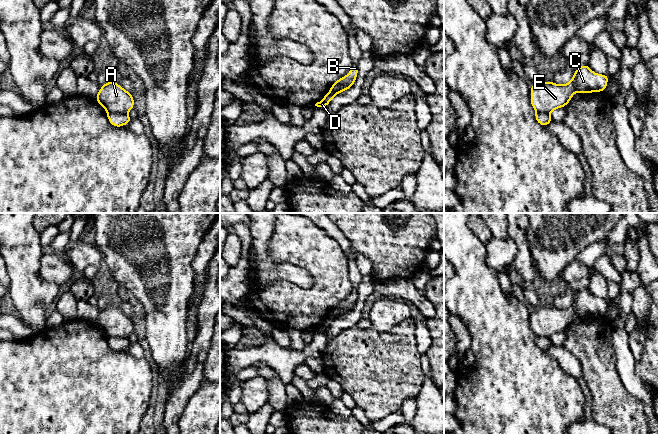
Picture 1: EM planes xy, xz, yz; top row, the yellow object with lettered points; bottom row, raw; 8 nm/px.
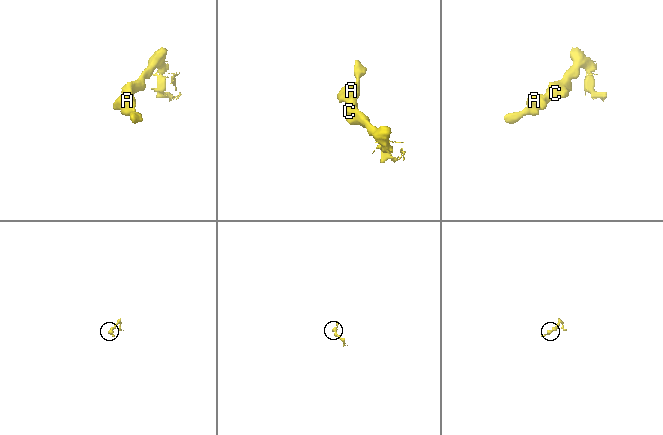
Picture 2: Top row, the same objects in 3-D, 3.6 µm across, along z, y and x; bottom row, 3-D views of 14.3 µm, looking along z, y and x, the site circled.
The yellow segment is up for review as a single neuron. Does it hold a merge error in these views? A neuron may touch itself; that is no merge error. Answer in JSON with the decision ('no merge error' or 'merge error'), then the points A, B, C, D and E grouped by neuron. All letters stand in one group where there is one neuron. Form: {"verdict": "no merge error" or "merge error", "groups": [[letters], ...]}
{"verdict": "merge error", "groups": [["A", "C", "D", "E"], ["B"]]}

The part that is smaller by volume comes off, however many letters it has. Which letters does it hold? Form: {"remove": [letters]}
{"remove": ["B"]}

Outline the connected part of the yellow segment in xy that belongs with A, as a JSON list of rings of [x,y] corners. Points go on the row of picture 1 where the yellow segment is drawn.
[[[114,81],[101,86],[96,101],[111,113],[128,113],[134,108],[134,98],[131,93]]]

